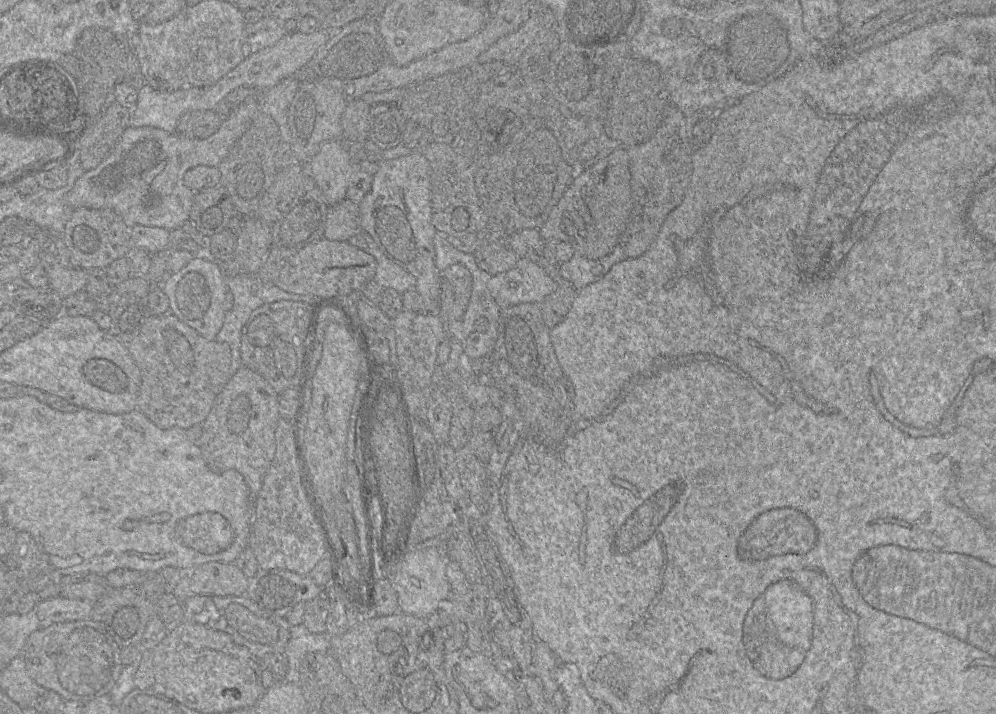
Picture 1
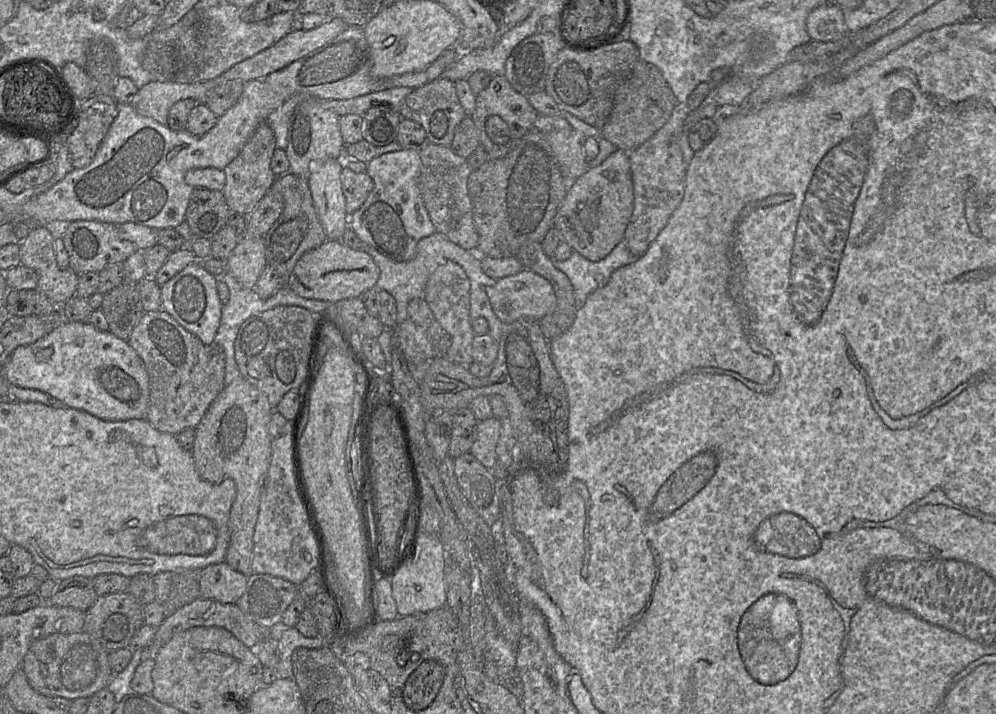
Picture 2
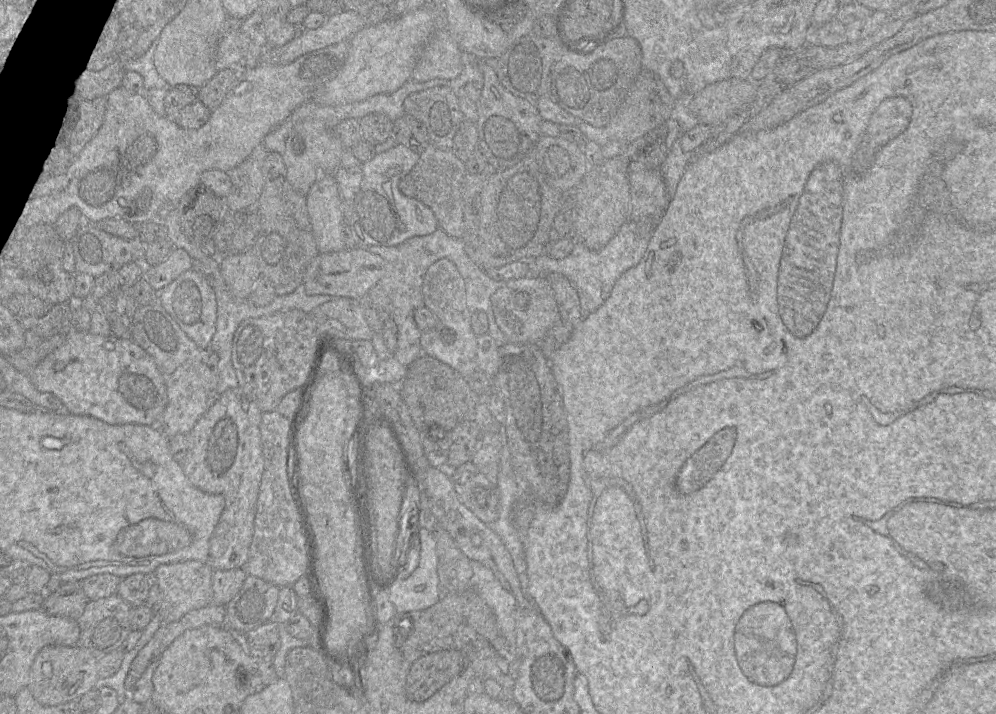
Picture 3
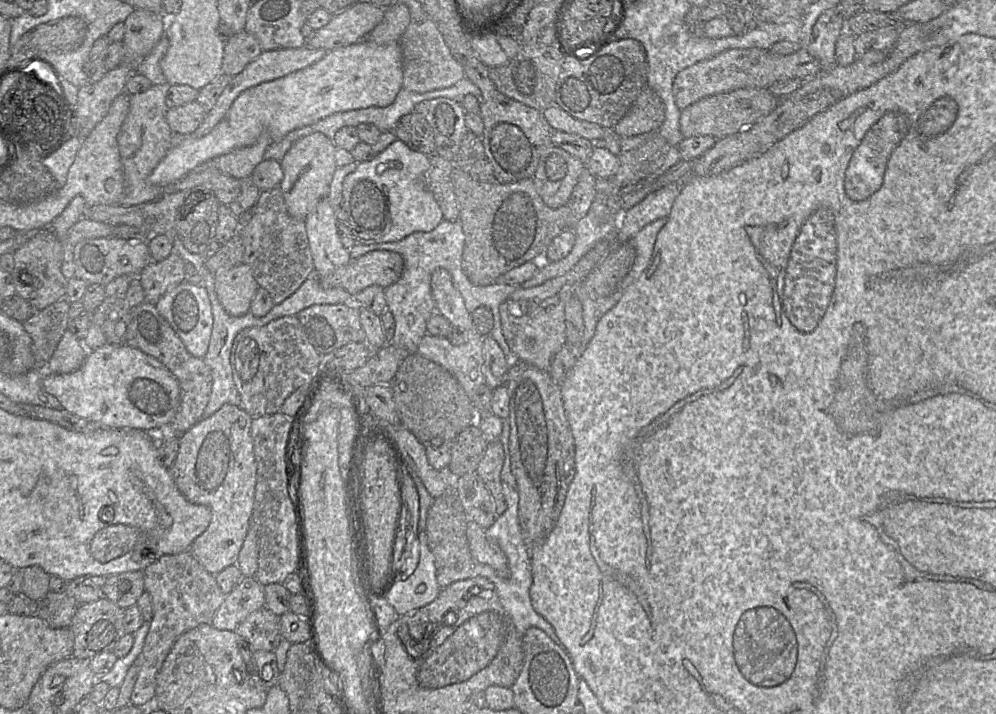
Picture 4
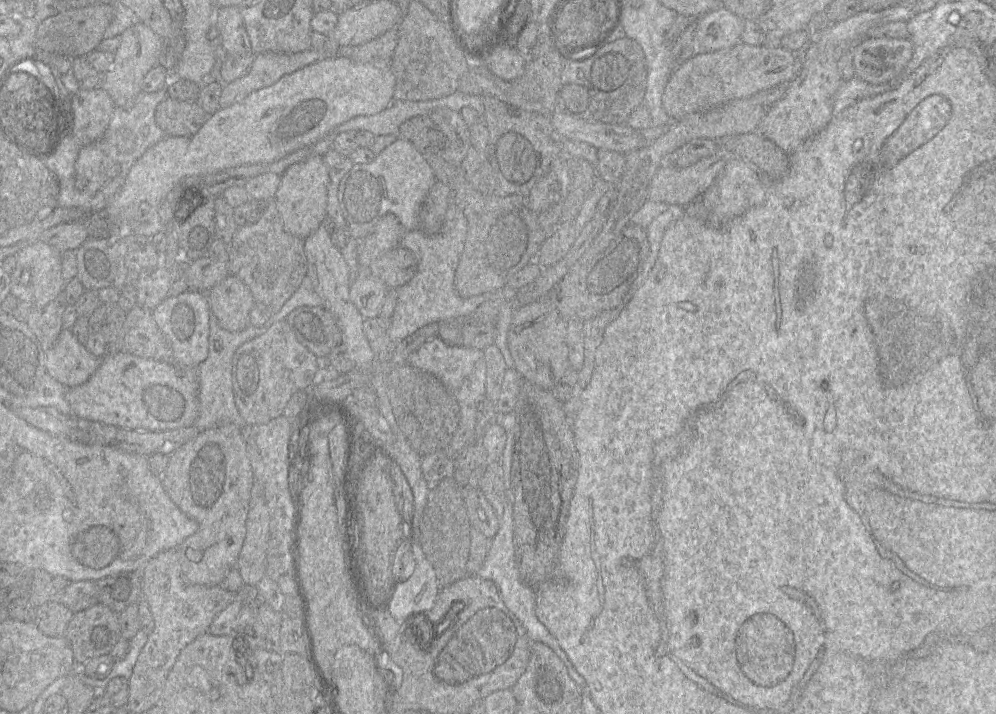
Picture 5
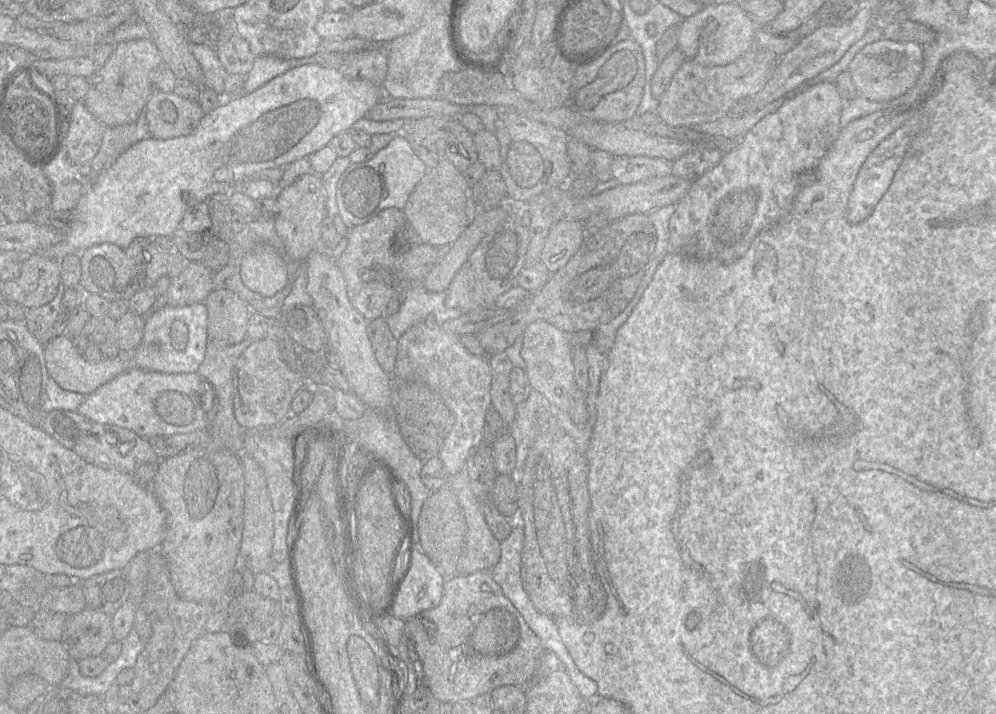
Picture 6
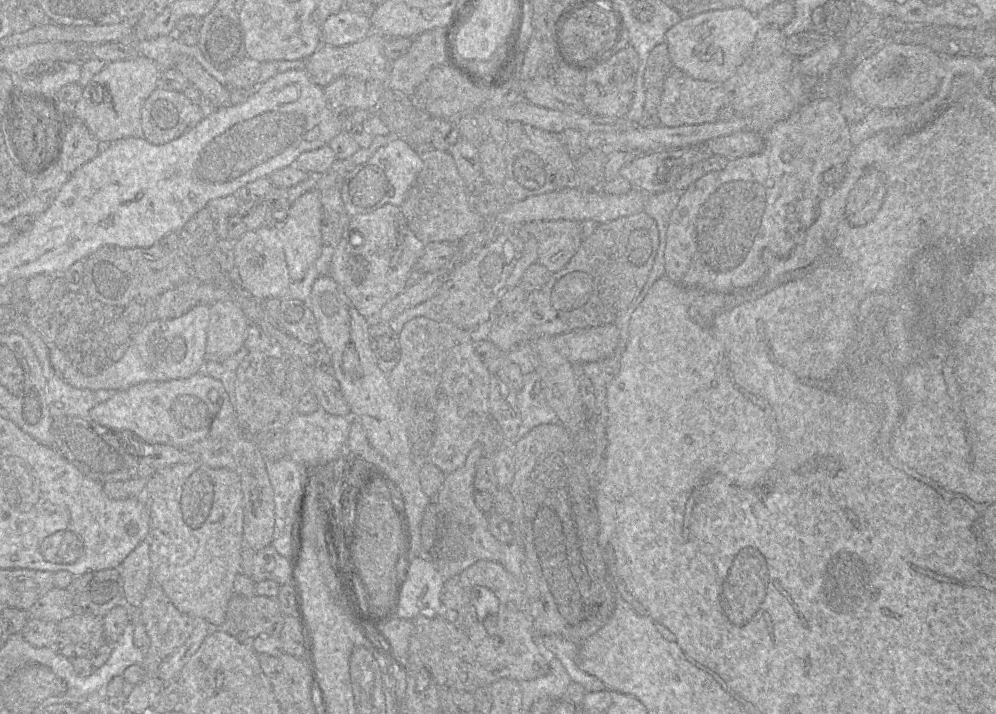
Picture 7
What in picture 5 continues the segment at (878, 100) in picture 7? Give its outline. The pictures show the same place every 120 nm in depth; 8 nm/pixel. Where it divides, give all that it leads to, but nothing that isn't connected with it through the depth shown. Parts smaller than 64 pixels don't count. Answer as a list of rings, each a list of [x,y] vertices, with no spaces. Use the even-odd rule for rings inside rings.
[[[864,37],[853,49],[855,76],[871,84],[888,83],[901,75],[913,51],[910,39]]]

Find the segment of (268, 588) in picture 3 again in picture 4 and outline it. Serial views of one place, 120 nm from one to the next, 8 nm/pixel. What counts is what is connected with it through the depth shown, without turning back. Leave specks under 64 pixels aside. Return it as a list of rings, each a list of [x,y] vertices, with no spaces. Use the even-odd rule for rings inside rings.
[[[255,577],[240,579],[225,597],[210,623],[219,630],[235,631],[252,612],[265,606],[264,586]]]

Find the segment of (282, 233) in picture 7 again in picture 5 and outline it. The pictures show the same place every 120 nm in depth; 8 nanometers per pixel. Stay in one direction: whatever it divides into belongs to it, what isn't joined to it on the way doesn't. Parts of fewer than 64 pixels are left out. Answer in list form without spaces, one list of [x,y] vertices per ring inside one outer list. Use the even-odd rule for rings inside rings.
[[[312,155],[302,162],[292,164],[281,175],[275,201],[287,233],[304,240],[320,227],[327,216],[329,170],[323,156]]]

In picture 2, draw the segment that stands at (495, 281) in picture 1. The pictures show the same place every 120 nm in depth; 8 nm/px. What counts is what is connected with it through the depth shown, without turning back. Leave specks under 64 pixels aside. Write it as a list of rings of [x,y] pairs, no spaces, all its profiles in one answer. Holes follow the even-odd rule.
[[[527,268],[515,275],[497,280],[497,283],[487,287],[486,291],[494,313],[503,324],[509,324],[522,318],[540,322],[558,307],[556,294],[551,283]]]

